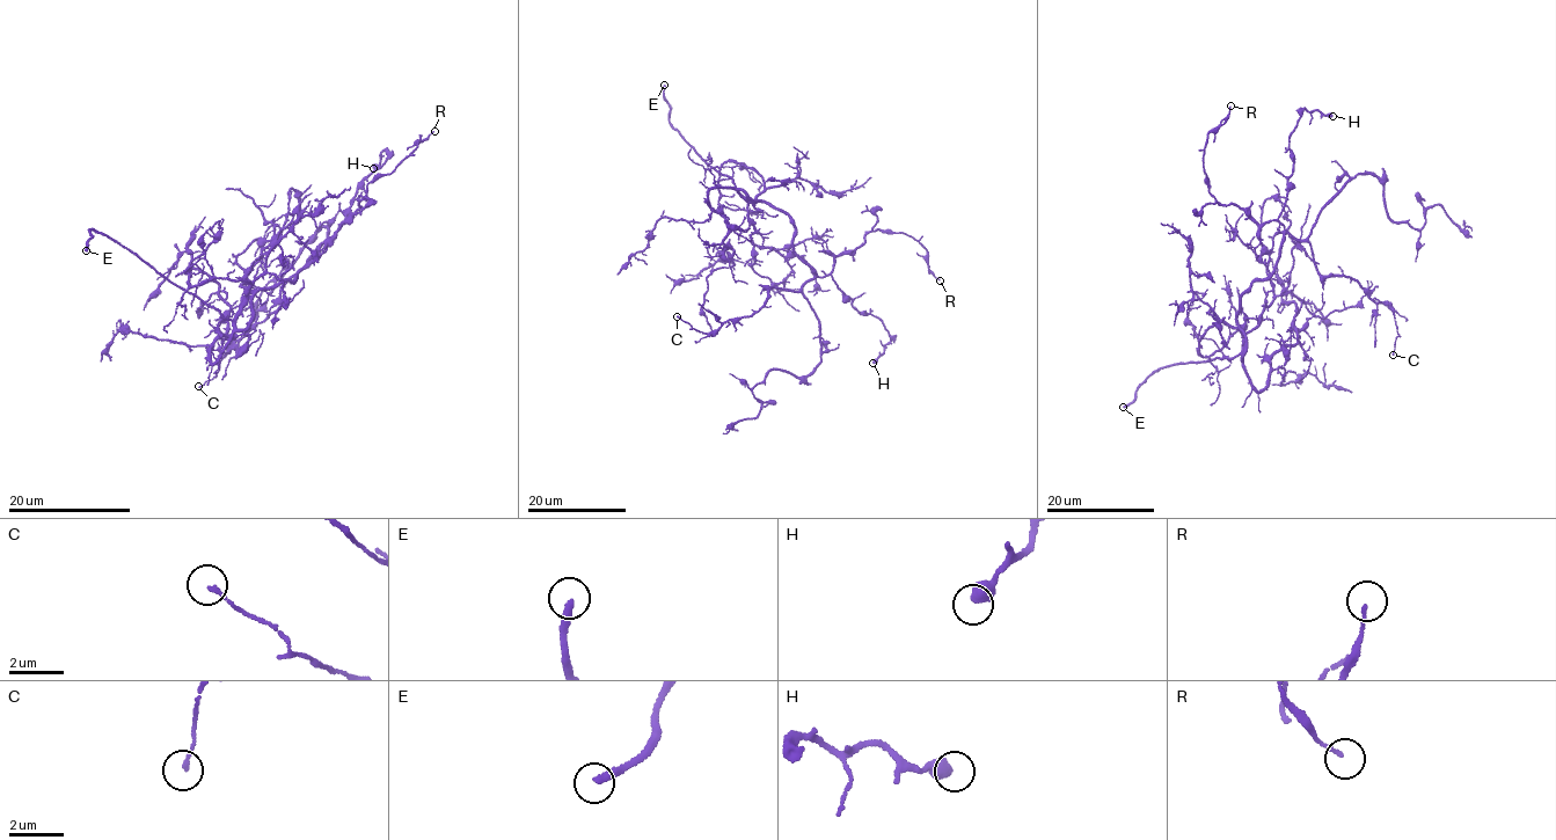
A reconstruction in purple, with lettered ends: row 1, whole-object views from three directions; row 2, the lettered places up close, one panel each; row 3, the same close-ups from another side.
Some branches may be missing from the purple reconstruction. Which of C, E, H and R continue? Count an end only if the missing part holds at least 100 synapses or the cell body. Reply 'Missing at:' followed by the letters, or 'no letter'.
Missing at: E

